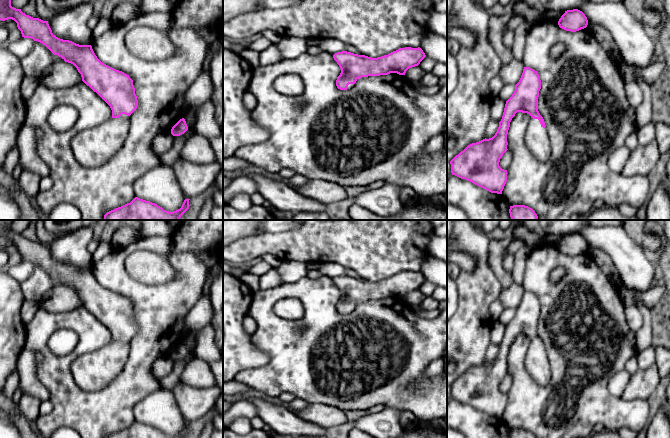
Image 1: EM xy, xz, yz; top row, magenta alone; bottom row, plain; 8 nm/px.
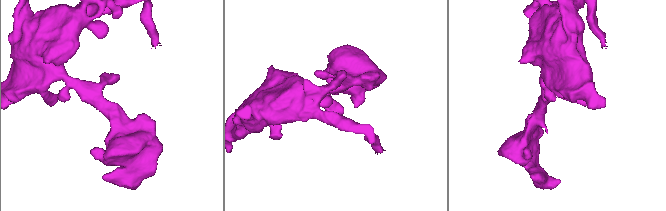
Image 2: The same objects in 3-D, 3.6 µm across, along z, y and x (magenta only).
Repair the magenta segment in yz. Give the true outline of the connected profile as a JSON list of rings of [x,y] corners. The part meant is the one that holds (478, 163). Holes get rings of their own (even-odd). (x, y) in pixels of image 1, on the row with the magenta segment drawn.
[[[524,67],[515,91],[506,101],[497,132],[492,138],[468,145],[451,161],[451,173],[491,192],[502,194],[507,182],[507,170],[499,166],[507,149],[510,122],[517,112],[531,116],[525,142],[529,151],[540,161],[551,156],[550,139],[543,117],[538,111],[541,80],[537,71]]]

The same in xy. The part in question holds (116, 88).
[[[0,0],[0,20],[12,19],[17,23],[22,37],[31,38],[45,45],[54,55],[73,64],[81,74],[82,81],[96,92],[111,108],[112,118],[96,128],[83,131],[73,137],[71,148],[76,160],[85,167],[97,167],[106,163],[123,145],[129,129],[130,115],[138,106],[133,80],[129,75],[116,70],[95,55],[91,45],[79,45],[56,37],[48,24],[39,18],[26,15],[21,9],[11,6],[11,0]]]

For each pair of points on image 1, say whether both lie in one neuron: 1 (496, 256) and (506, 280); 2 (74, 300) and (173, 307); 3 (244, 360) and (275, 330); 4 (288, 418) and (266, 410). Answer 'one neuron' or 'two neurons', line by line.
1: one neuron
2: two neurons
3: two neurons
4: one neuron

